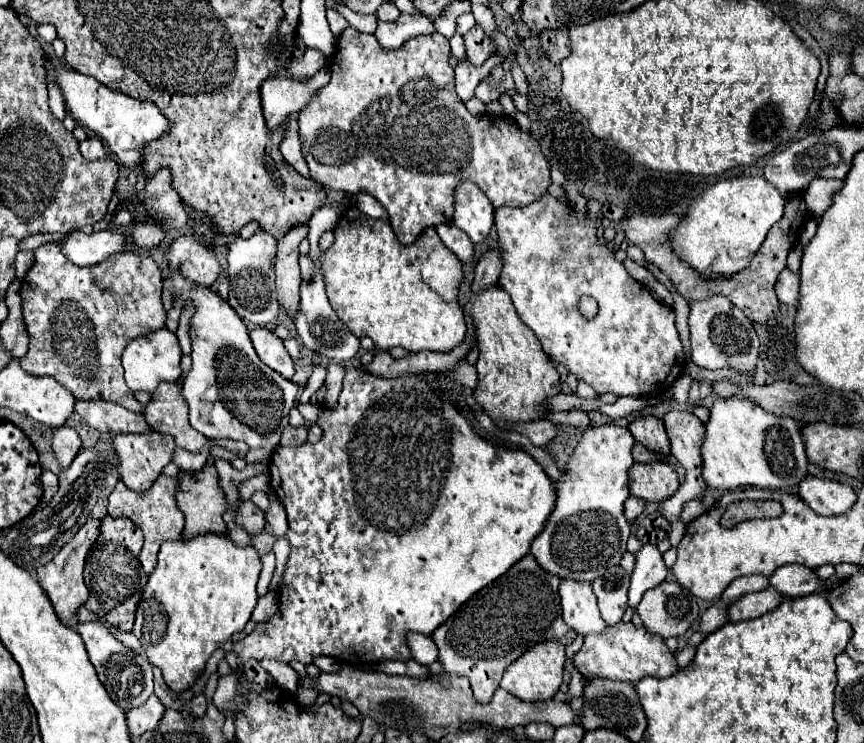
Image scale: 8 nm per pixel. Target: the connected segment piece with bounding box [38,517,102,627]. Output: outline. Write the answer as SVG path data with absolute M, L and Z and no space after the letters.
M88 519L82 527L80 527L80 531L60 549L60 553L48 563L48 565L44 565L44 567L40 567L38 569L38 583L42 585L42 589L46 591L46 595L48 595L48 599L52 601L52 607L54 607L54 611L56 611L56 615L58 615L58 619L66 625L66 627L76 627L78 625L78 609L86 603L86 599L88 599L88 587L84 585L84 575L82 575L82 571L84 571L84 563L86 563L86 555L88 555L88 551L90 551L90 547L94 545L94 541L96 541L96 537L100 535L100 525L102 525L102 521L100 519Z

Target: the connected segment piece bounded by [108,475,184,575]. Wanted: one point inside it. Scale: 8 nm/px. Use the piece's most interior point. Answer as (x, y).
(154, 511)

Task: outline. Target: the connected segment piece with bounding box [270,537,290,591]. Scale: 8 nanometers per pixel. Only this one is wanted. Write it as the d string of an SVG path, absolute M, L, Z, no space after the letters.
M280 537L280 539L274 543L272 551L276 553L276 571L274 571L274 577L272 577L272 583L270 583L270 589L274 591L274 589L278 589L280 583L282 583L282 575L284 575L286 559L288 559L288 553L290 553L290 545L288 545L288 541L286 541L284 537Z

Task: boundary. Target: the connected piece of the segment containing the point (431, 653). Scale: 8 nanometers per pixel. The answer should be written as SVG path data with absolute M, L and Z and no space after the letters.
M408 633L408 645L410 645L414 659L418 663L430 665L438 659L438 647L436 647L432 637L426 637L426 635L420 635L420 633Z

